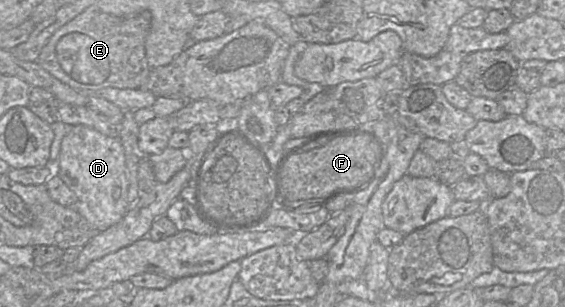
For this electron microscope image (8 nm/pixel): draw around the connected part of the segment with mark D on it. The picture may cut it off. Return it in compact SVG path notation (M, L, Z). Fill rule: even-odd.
M77 125L63 138L55 174L76 194L75 209L98 232L119 223L128 211L128 169L123 144L119 137L106 136L95 129Z

